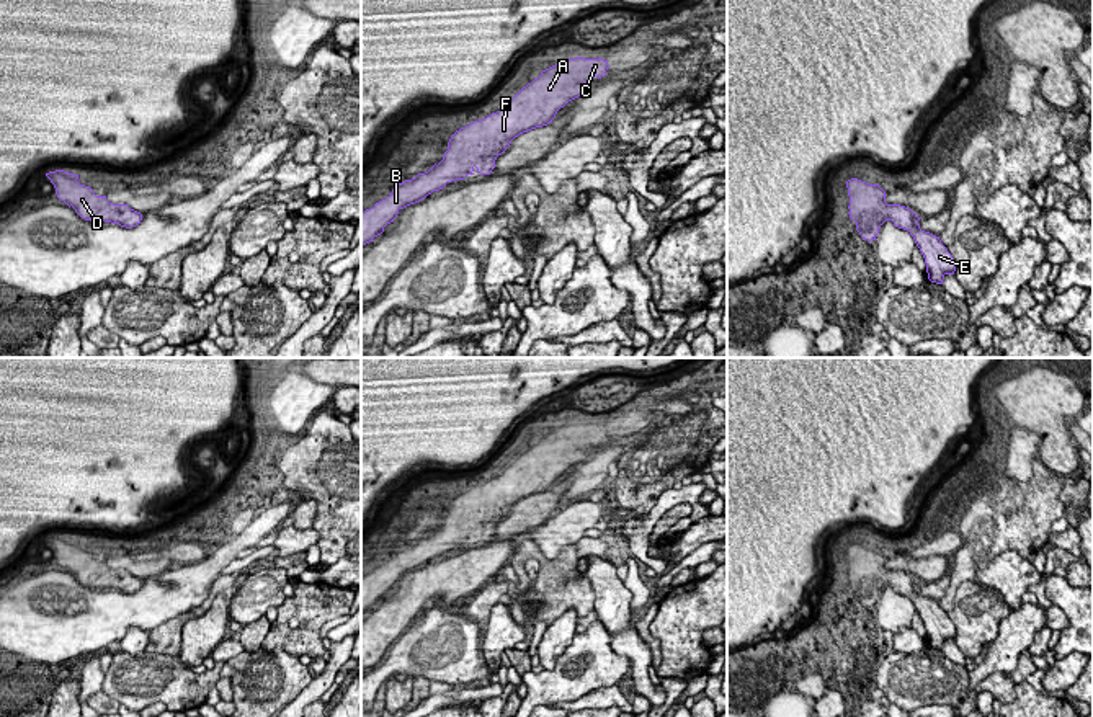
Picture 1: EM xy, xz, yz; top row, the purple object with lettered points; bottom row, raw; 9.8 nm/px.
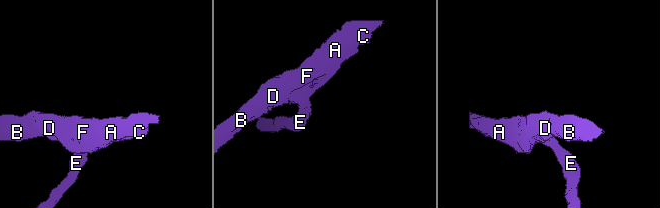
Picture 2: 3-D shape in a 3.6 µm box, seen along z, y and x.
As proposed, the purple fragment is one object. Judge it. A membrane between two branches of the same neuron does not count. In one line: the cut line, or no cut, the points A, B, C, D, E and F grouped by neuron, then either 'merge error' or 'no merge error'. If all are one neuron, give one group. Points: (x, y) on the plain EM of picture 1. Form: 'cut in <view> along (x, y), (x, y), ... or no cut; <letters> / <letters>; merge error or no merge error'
no cut; A B C D E F; no merge error

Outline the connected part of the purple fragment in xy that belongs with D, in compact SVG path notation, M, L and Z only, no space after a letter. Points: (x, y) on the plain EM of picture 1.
M56 536L46 539L56 554L56 560L85 586L105 586L132 595L142 586L142 580L127 570L113 570L106 562L96 562L90 552L80 550L78 541Z

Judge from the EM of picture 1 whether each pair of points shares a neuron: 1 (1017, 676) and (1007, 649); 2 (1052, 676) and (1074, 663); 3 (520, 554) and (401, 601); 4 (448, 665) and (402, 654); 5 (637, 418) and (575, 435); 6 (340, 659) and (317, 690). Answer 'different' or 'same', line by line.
1: different
2: same
3: different
4: same
5: same
6: same

